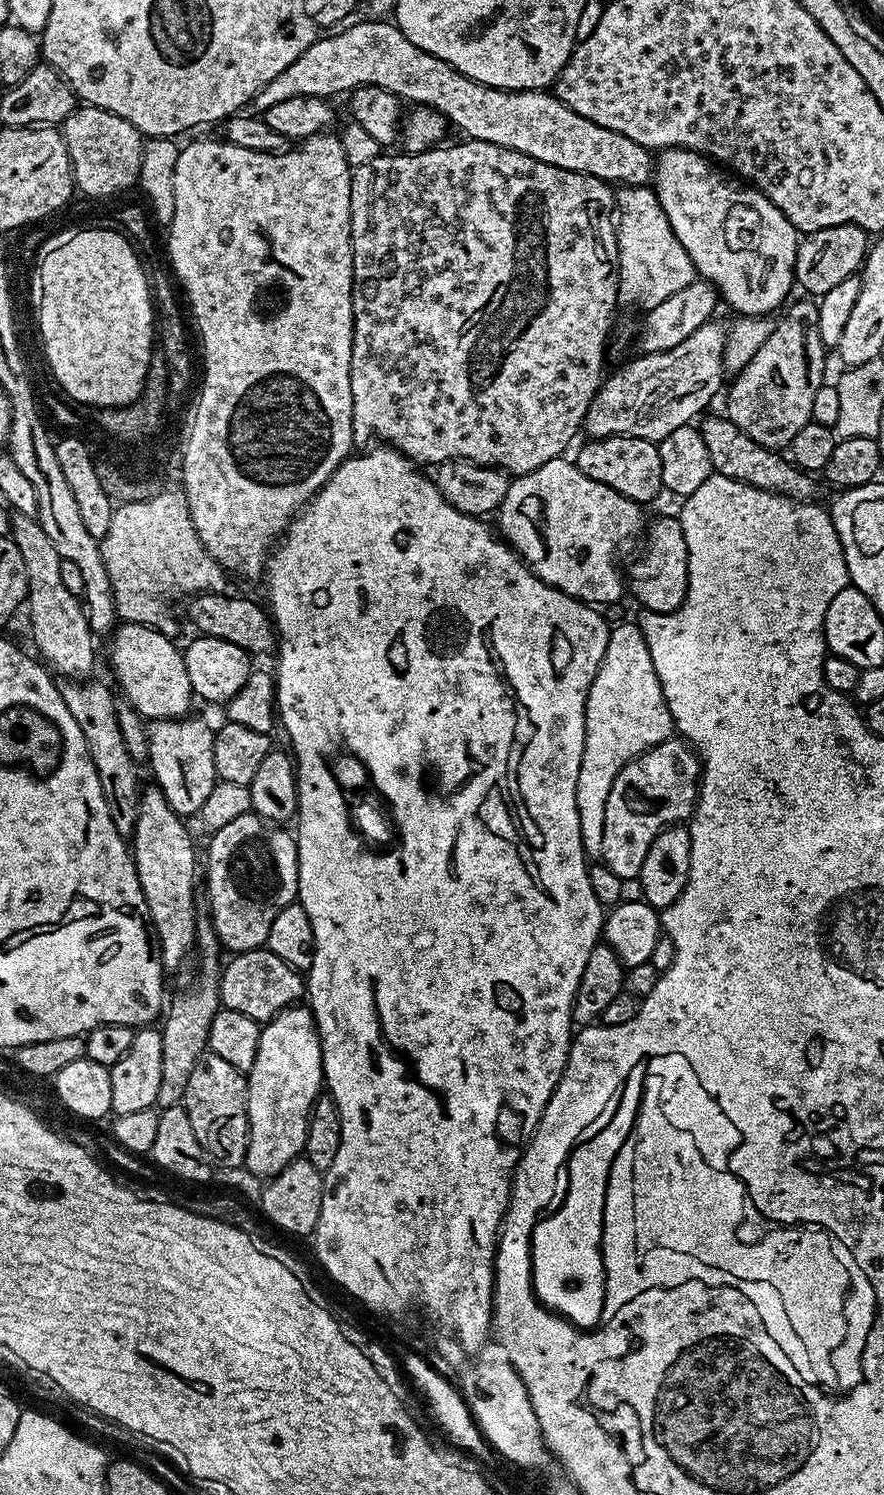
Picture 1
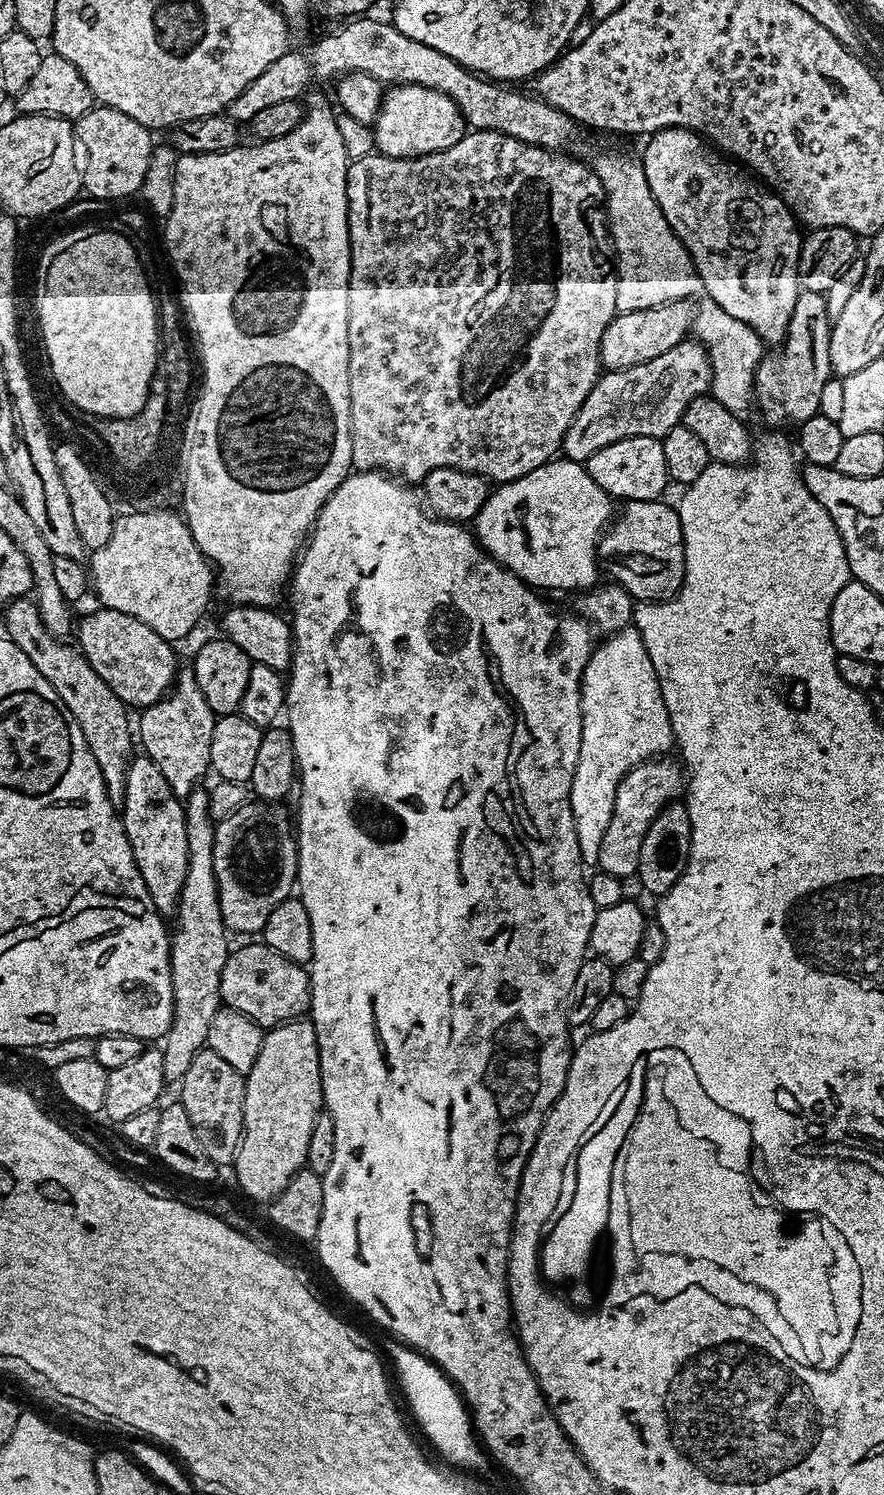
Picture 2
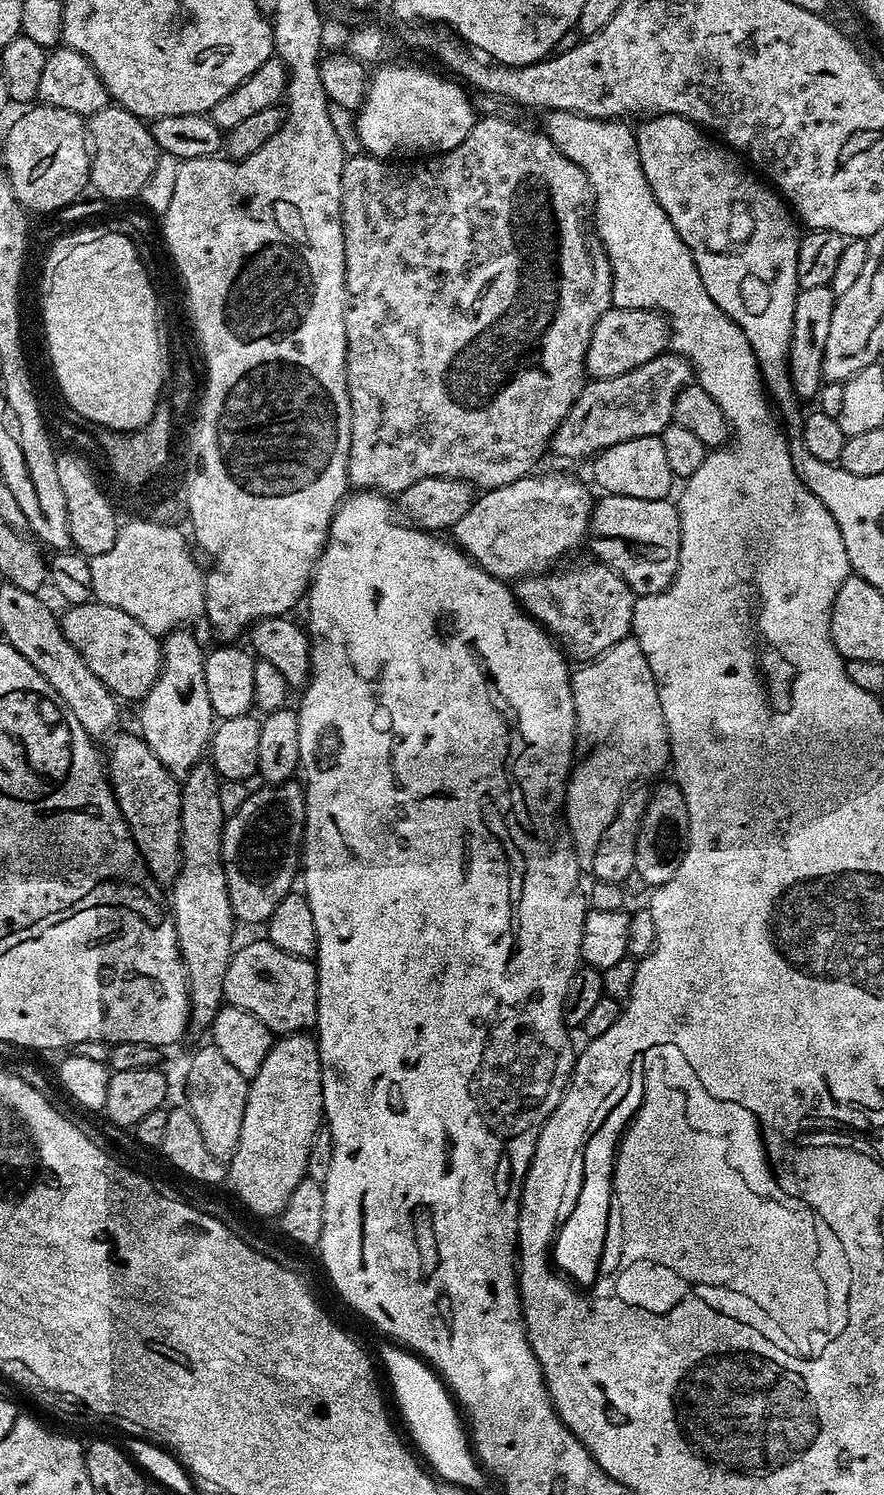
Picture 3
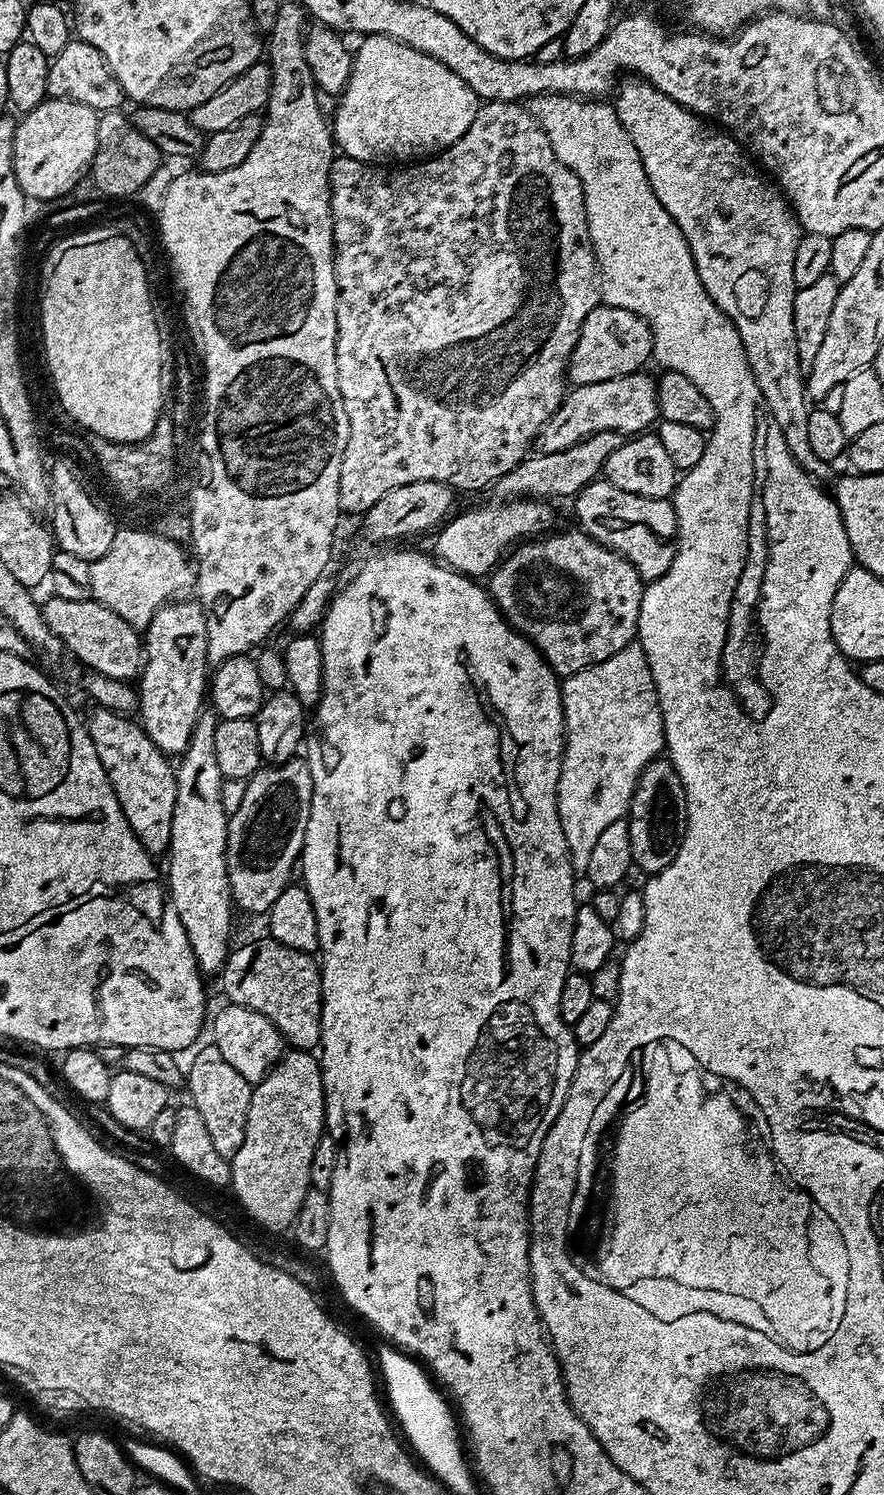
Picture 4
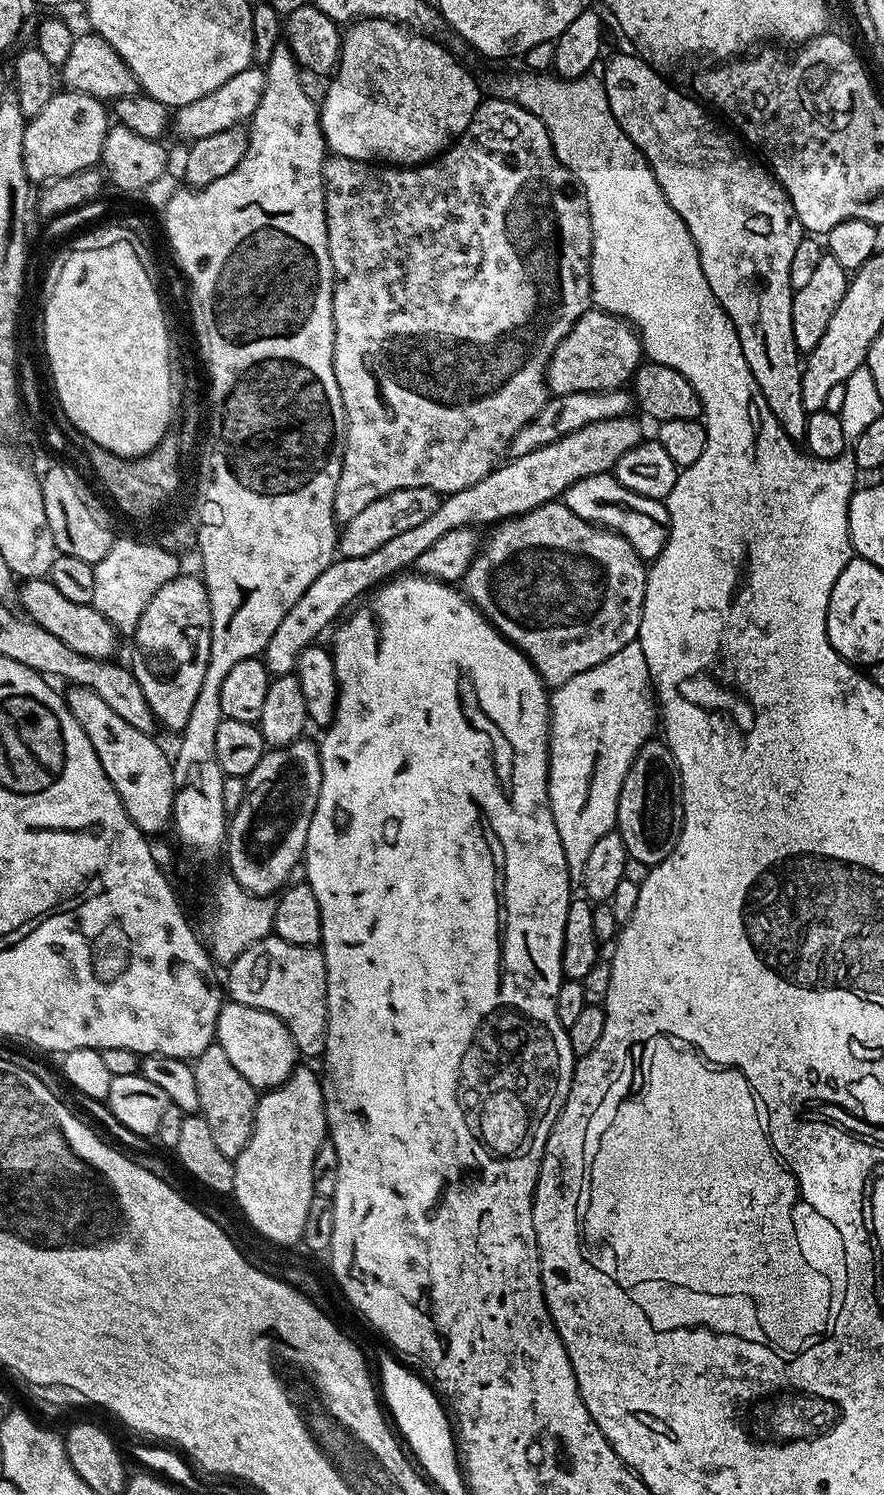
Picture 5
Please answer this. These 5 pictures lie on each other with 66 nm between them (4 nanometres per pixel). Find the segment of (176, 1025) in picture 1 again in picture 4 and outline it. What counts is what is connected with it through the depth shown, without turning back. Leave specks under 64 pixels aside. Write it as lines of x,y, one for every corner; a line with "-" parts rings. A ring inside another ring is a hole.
211,710
201,711
198,722
192,731
190,742
186,746
186,750
179,757
178,763
175,765
174,771
176,774
176,797
174,798
174,822
170,822
170,842
166,853
166,861
168,860
168,872
166,868
166,891
172,901
174,910
178,914
178,922
182,922
182,930
186,930
186,938
190,942
190,950
194,950
194,958
196,964
200,967
201,973
213,974
219,973
224,967
224,963
228,961
228,953
230,951
230,943
228,939
232,936
232,912
234,913
234,901
232,899
232,887
228,881
228,863
226,862
226,850
228,849
228,822
229,817
226,810
222,810
222,782
224,775
222,770
218,770
218,754
214,754
214,734
218,717

